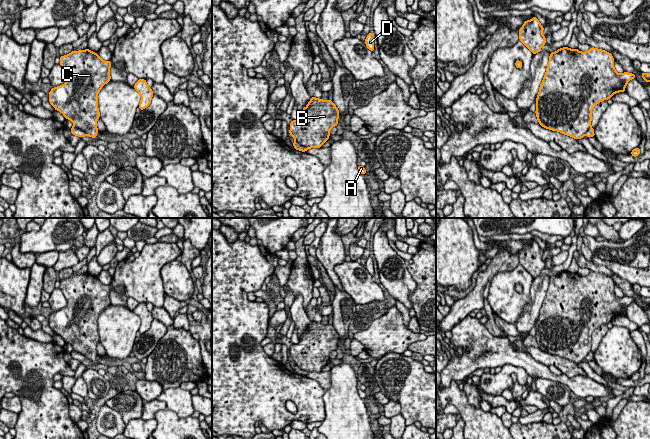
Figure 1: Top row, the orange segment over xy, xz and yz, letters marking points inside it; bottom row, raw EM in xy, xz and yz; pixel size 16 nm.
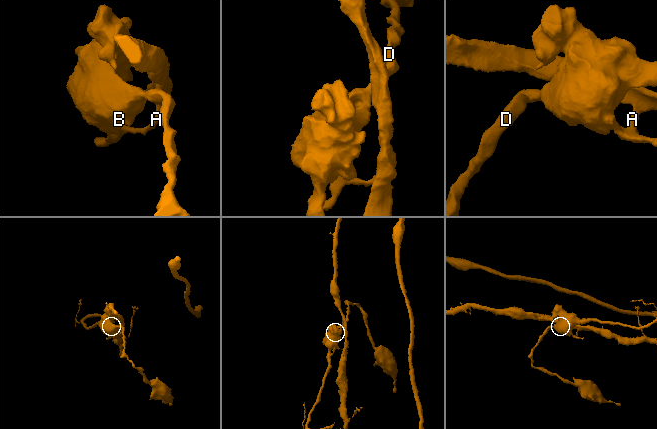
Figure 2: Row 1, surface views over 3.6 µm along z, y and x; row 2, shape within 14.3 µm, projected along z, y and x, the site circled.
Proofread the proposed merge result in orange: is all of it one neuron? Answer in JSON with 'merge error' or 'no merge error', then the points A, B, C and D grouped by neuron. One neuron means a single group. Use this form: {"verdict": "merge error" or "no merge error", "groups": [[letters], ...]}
{"verdict": "merge error", "groups": [["A"], ["B", "C", "D"]]}

